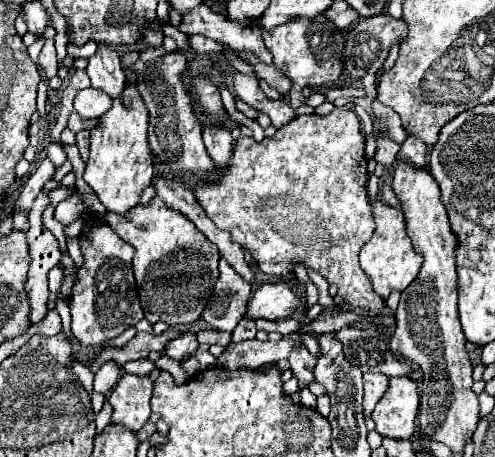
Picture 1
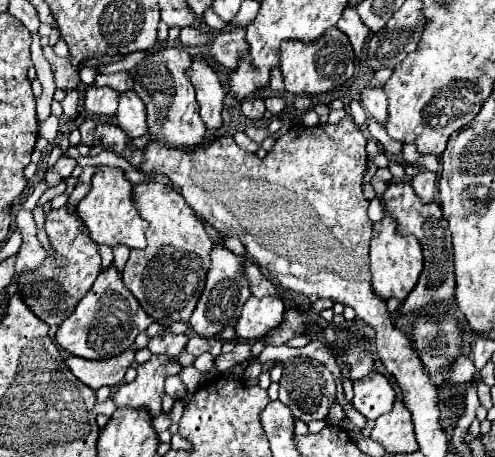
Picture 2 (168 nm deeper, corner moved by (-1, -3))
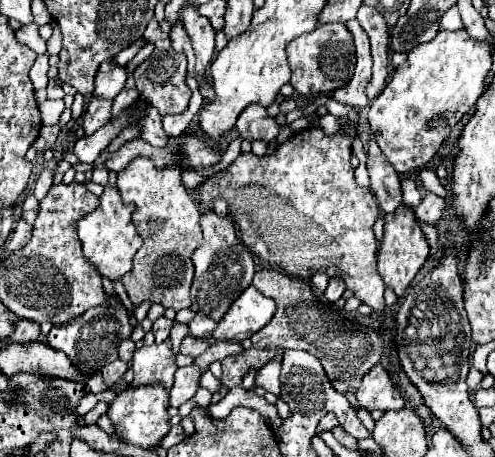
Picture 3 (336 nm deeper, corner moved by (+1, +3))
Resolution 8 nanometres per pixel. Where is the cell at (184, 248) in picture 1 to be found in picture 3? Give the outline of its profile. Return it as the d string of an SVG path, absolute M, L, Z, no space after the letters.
M139 157L117 173L117 189L123 203L133 203L137 207L133 211L133 223L143 239L143 247L133 261L133 271L123 277L123 287L131 303L139 305L149 299L151 303L161 303L177 311L189 309L189 287L193 281L191 253L201 245L201 227L199 205L181 183L181 167L165 165L157 169L149 157Z

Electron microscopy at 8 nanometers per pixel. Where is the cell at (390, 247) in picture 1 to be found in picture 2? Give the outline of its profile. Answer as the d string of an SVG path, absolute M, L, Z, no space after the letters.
M385 215L379 223L373 225L373 239L371 239L371 287L381 299L399 299L403 301L407 293L415 287L421 269L423 269L423 255L421 245L415 236L403 237L395 231L395 219Z

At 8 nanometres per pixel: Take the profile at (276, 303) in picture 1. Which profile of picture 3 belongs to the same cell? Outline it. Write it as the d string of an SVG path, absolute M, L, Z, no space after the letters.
M253 285L245 289L217 321L217 327L203 335L203 339L215 341L243 341L263 329L275 313L273 299L259 293Z

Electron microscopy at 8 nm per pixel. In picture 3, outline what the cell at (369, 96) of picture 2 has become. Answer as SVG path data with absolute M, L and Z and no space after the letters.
M361 5L359 13L357 13L357 21L363 25L363 29L367 31L369 39L371 39L371 53L373 53L373 79L367 85L367 97L375 99L387 81L389 75L389 27L385 23L385 17L369 7L369 5Z

